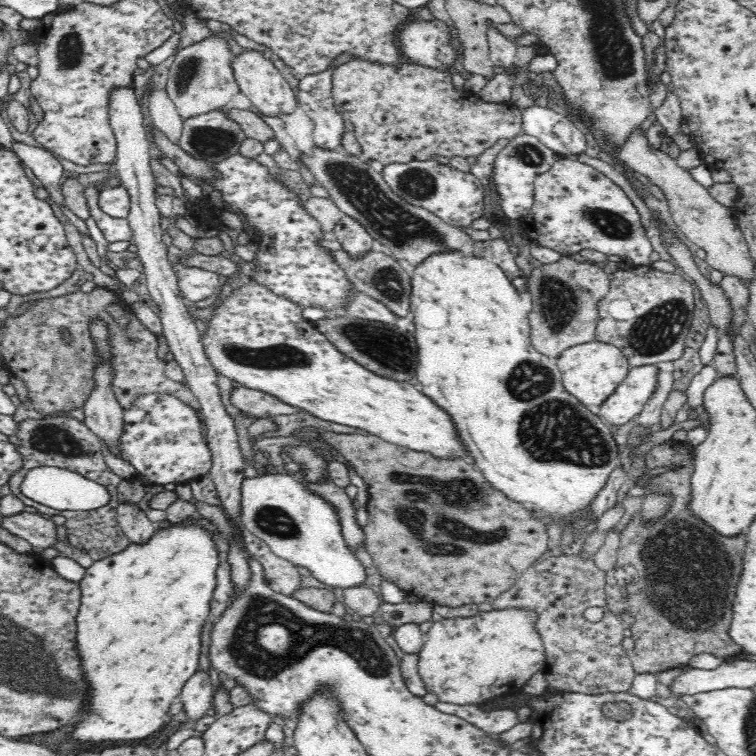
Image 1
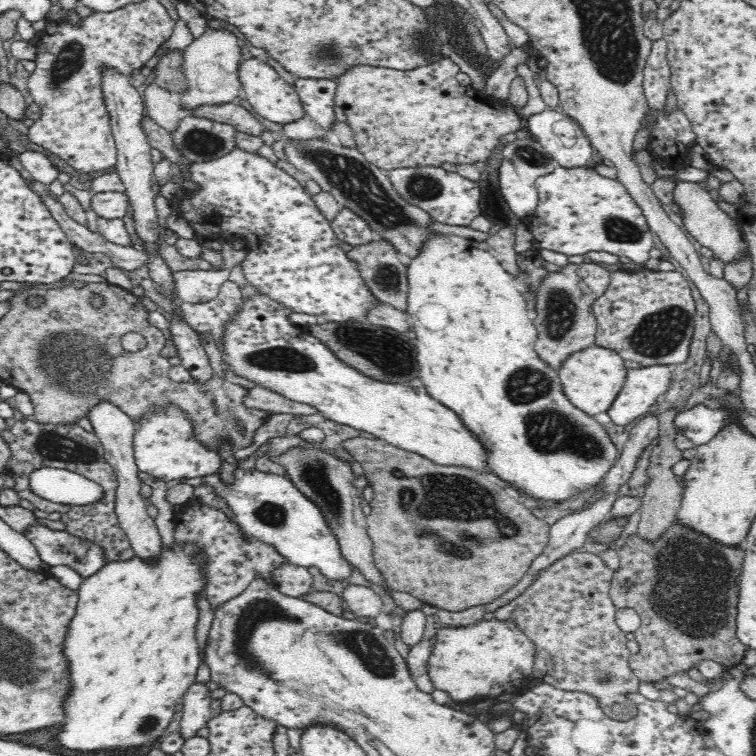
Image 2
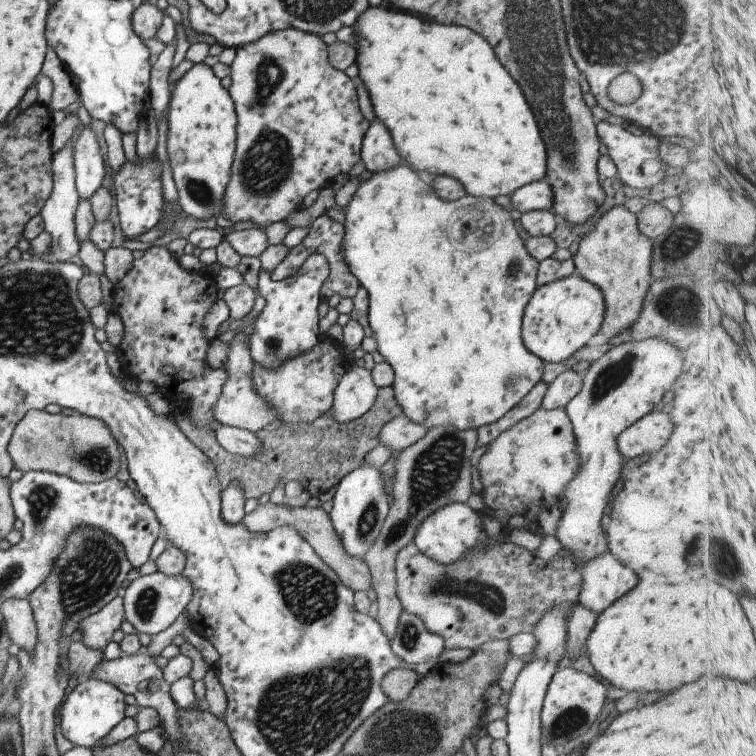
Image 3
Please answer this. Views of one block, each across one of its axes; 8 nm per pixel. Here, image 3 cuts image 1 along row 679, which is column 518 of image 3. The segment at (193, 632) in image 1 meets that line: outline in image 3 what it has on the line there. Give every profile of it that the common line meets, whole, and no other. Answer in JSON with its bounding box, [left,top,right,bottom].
[351,6,547,199]

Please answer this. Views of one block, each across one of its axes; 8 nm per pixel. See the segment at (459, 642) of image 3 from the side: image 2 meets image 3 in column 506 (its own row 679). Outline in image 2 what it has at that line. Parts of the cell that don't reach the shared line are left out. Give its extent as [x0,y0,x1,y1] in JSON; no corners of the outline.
[492,551,639,722]

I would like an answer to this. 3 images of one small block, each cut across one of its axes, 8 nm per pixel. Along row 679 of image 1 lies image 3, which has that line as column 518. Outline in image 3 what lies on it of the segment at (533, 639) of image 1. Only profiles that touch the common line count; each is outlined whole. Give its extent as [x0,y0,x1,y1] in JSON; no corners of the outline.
[476,407,579,530]

